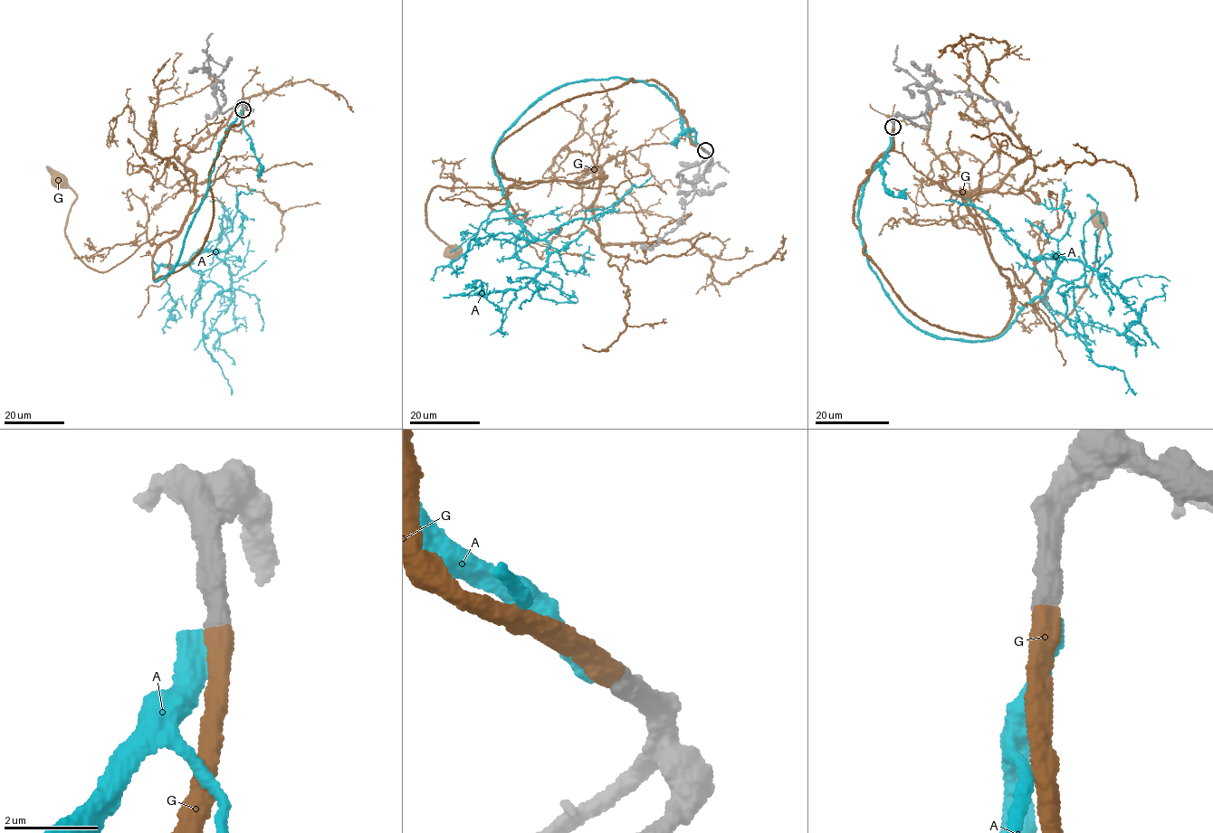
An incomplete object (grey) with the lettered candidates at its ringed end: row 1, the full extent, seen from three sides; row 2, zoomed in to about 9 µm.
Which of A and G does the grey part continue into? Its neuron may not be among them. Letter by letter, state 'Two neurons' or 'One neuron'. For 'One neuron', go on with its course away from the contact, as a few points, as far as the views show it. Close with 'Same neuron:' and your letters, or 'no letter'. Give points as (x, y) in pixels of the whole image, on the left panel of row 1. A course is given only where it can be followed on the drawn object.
A: Two neurons
G: One neuron. Its course: (243, 109), (210, 175), (199, 250), (155, 280), (154, 237), (100, 272), (75, 252), (76, 194), (61, 181)
Same neuron: G

